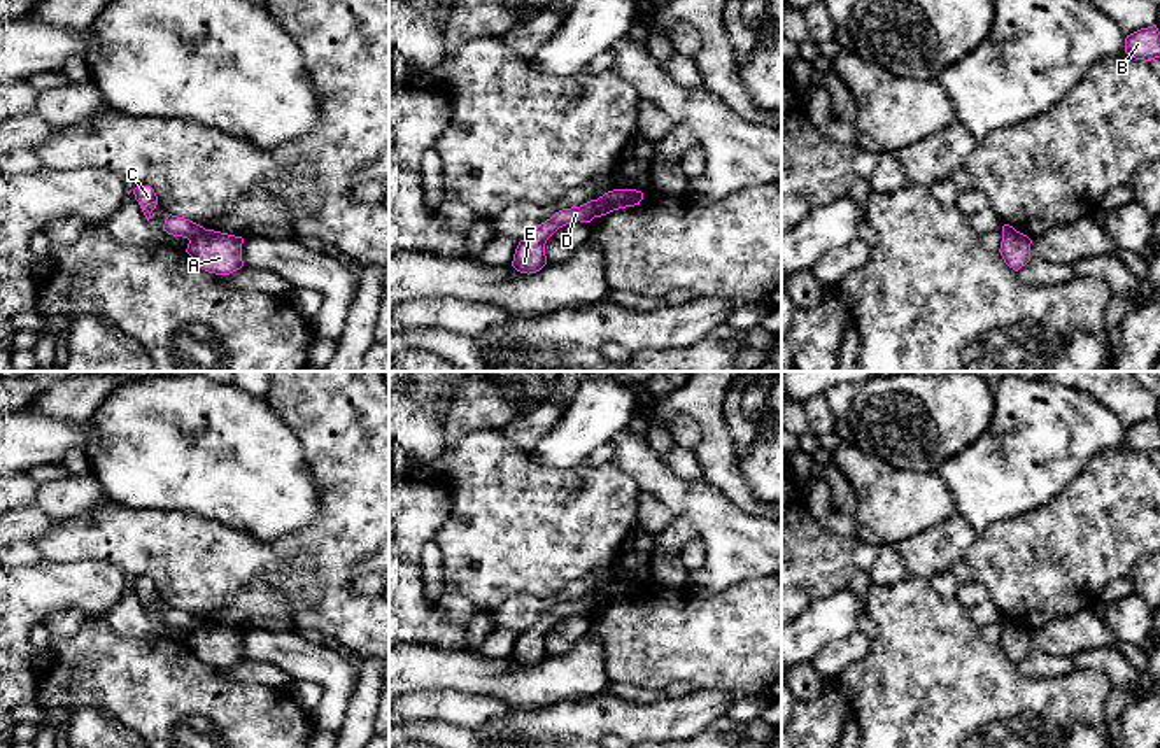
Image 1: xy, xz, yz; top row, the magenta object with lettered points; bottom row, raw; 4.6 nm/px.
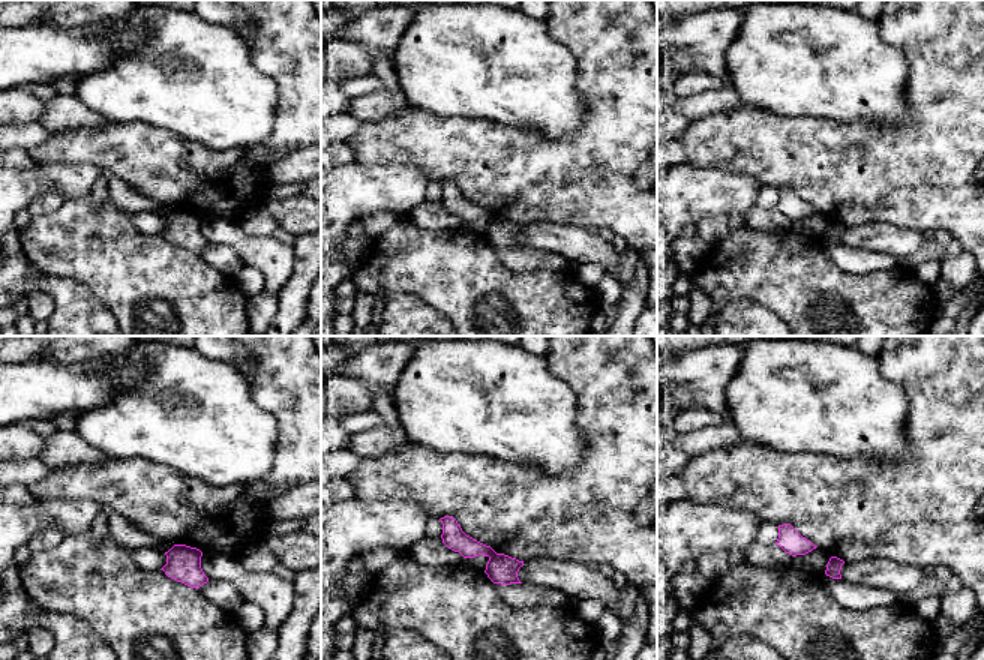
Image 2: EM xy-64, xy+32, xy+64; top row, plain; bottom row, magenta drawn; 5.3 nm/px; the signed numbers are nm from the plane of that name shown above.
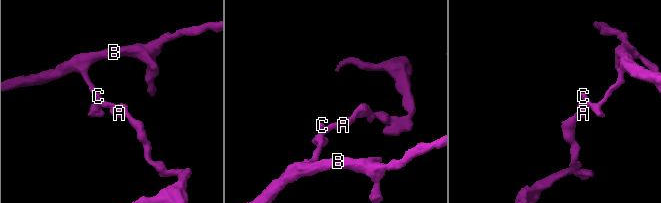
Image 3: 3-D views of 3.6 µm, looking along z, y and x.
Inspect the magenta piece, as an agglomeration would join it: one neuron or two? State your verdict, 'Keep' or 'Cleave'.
Cleave

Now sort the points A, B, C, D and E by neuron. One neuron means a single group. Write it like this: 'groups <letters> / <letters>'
groups A / B C D E

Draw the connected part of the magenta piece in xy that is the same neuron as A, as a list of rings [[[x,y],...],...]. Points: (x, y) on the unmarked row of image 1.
[[[205,622],[189,632],[186,645],[202,662],[216,667],[230,667],[244,659],[242,629]]]

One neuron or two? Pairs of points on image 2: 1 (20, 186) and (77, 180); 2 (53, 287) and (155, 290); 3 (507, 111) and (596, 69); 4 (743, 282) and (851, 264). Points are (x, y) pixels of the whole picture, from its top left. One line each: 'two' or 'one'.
1: one
2: two
3: two
4: two

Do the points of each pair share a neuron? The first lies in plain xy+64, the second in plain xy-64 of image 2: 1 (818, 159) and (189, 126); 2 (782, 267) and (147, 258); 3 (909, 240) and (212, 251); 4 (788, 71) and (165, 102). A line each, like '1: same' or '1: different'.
1: different
2: same
3: different
4: same

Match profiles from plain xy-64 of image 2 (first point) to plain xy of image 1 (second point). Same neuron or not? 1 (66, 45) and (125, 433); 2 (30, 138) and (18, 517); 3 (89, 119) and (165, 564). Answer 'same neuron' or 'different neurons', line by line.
1: different neurons
2: same neuron
3: different neurons

